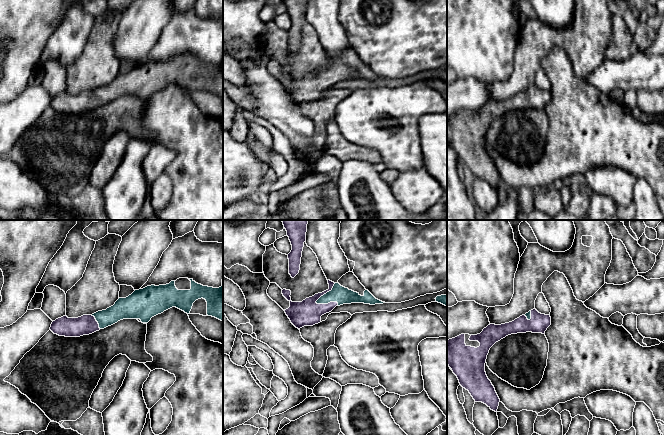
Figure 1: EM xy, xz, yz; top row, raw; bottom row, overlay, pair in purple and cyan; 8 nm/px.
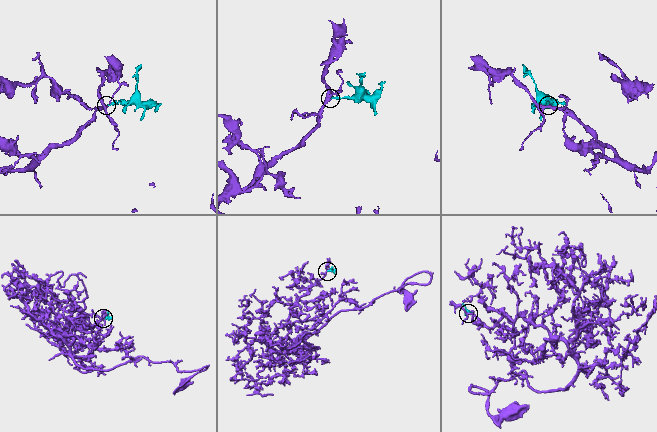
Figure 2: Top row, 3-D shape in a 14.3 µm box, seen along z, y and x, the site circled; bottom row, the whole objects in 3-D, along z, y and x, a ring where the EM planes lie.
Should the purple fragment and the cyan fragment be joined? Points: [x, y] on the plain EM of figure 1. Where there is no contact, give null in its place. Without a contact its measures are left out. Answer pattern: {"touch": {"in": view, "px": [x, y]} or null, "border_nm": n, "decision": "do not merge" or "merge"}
{"touch": {"in": "xz", "px": [325, 69]}, "border_nm": 220, "decision": "merge"}

